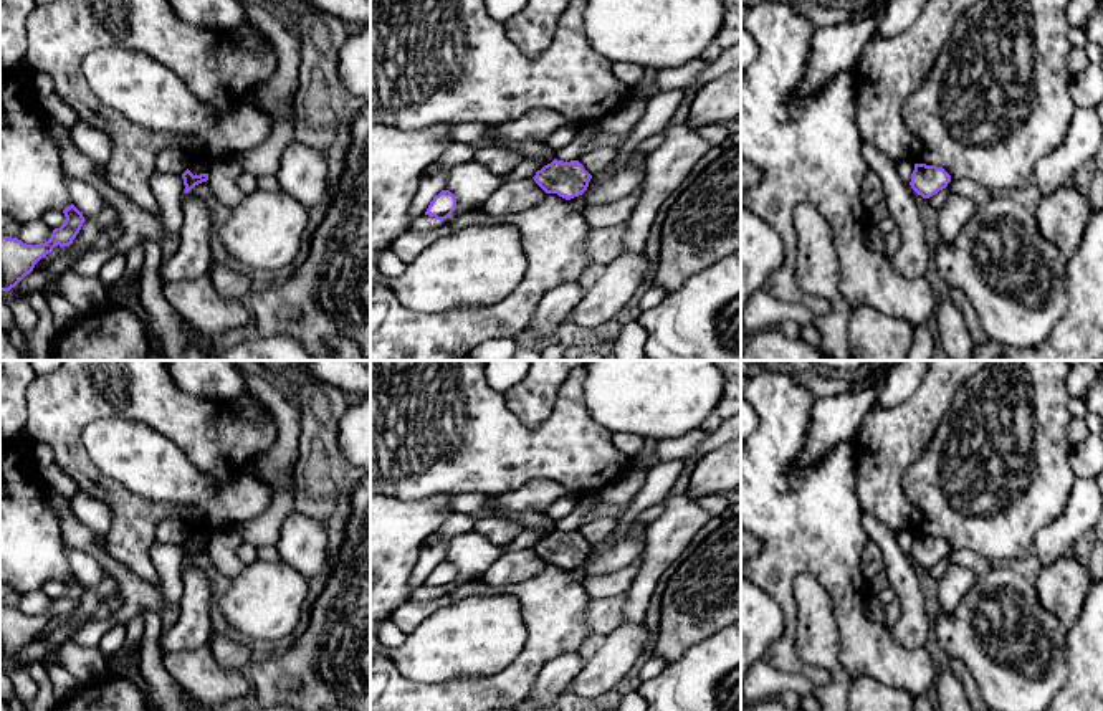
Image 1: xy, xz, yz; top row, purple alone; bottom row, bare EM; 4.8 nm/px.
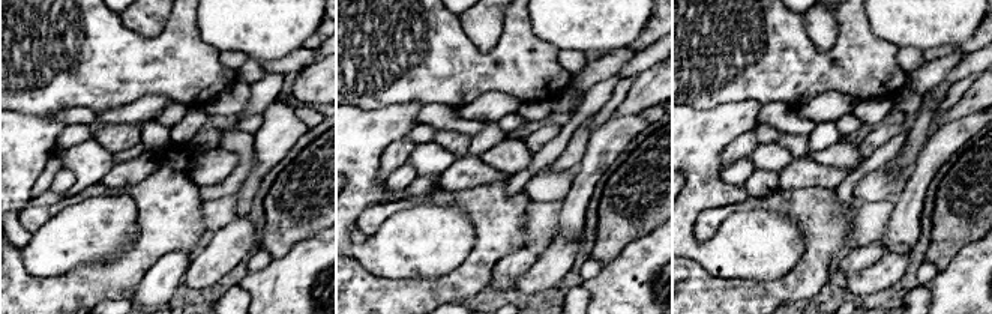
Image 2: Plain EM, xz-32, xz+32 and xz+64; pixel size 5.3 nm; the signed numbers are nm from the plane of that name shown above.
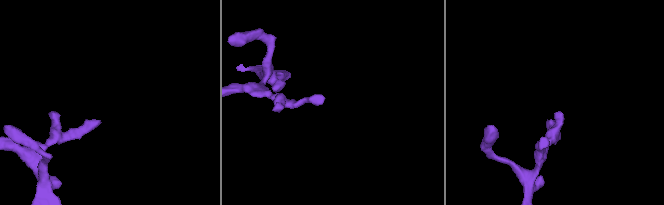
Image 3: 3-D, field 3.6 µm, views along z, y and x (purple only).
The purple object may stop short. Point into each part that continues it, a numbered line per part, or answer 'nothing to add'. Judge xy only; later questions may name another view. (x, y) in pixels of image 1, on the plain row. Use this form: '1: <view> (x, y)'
nothing to add

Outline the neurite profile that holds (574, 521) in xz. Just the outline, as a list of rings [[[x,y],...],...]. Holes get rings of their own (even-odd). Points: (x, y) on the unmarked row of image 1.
[[[577,503],[574,511],[562,518],[561,521],[556,521],[554,527],[557,531],[571,532],[571,531],[579,531],[585,524],[587,514],[594,509],[594,506],[589,506],[585,503]]]

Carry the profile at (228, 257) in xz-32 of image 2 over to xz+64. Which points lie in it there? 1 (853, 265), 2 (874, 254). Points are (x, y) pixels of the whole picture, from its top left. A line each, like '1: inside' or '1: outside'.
1: outside
2: outside

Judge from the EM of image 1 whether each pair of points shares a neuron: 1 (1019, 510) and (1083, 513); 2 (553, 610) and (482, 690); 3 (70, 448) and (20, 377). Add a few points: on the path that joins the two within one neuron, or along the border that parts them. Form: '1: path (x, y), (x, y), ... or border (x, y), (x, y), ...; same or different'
1: border (1075, 478), (1064, 511), (1045, 524), (1036, 538); different
2: path (548, 634), (538, 650), (505, 683); same
3: border (35, 377), (27, 389), (27, 422), (23, 425); different

